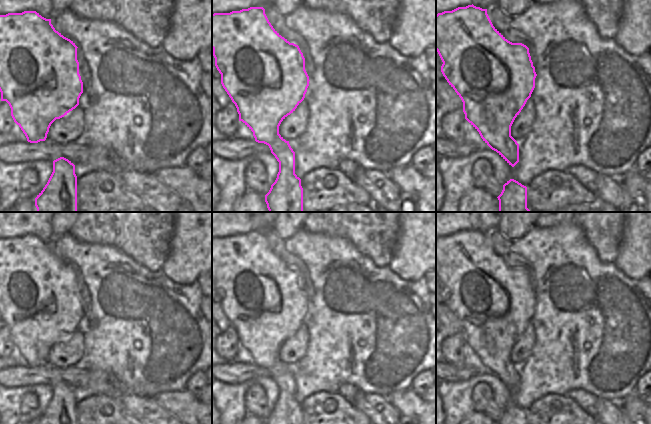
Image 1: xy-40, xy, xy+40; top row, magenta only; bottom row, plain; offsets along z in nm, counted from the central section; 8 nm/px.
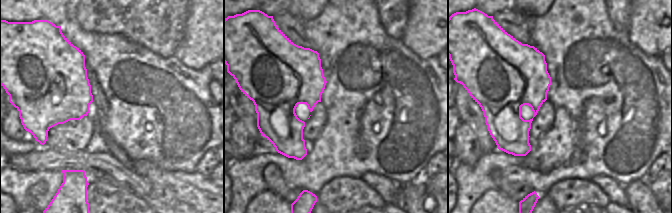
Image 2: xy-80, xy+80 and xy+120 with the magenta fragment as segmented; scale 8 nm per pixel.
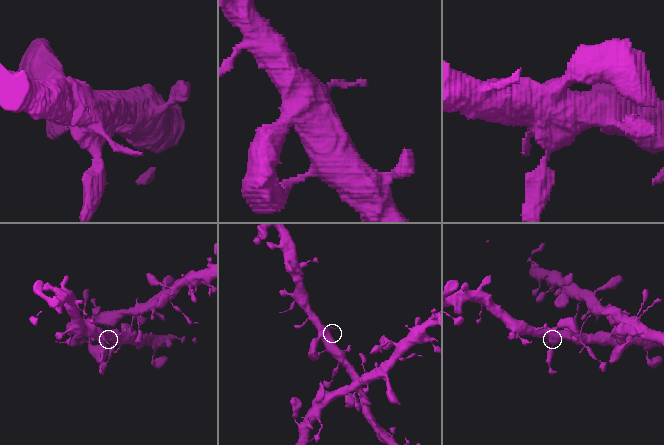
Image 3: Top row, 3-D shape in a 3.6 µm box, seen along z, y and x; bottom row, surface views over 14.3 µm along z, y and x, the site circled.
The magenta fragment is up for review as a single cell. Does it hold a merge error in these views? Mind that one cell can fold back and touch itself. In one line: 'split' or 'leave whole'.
leave whole

